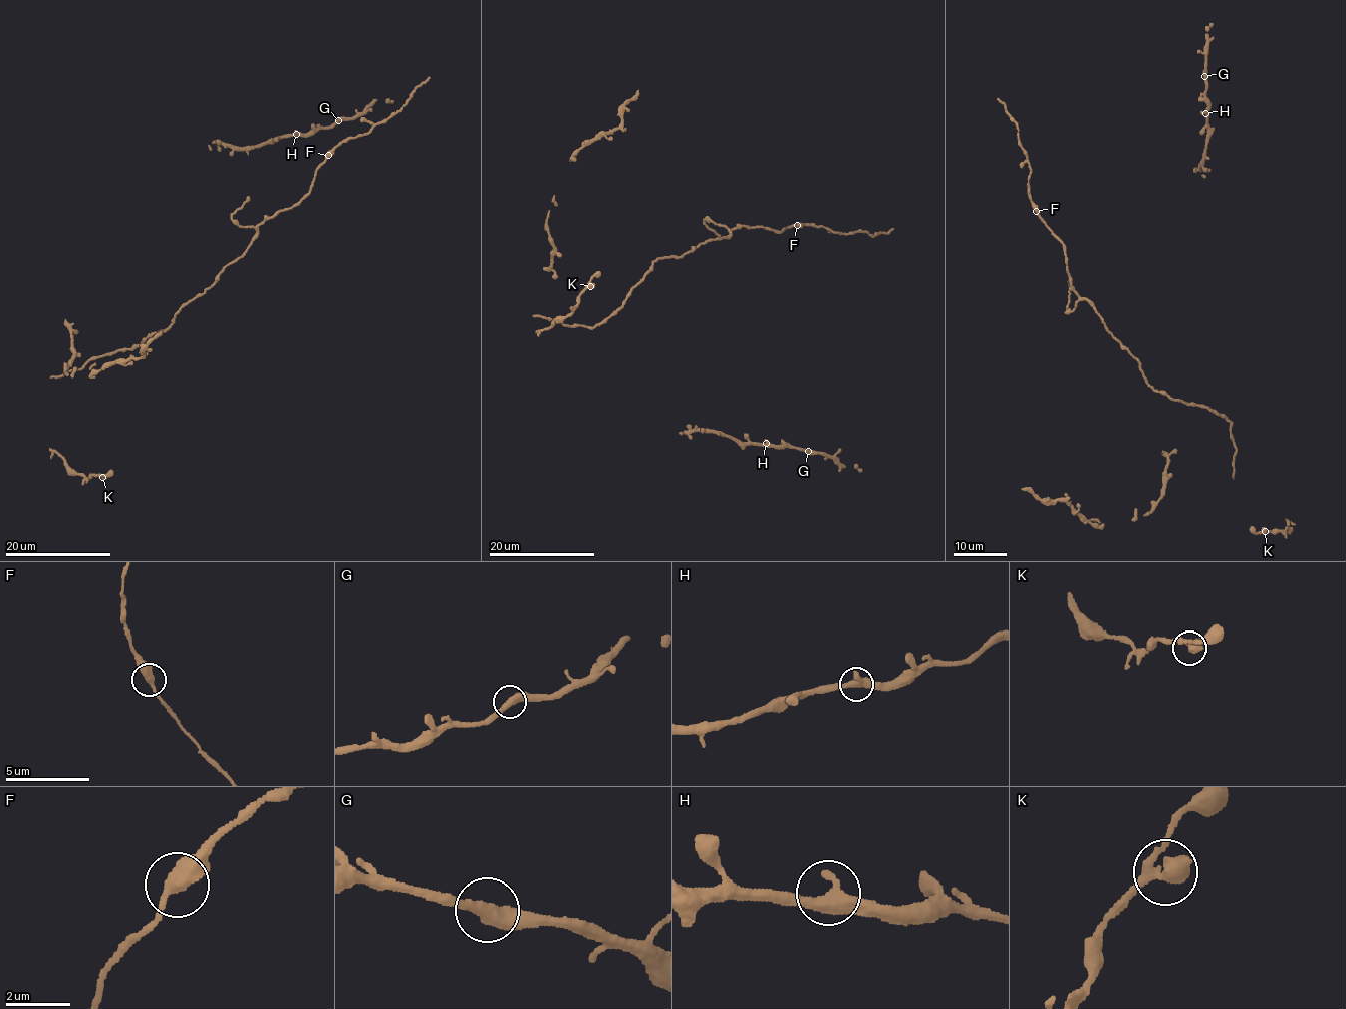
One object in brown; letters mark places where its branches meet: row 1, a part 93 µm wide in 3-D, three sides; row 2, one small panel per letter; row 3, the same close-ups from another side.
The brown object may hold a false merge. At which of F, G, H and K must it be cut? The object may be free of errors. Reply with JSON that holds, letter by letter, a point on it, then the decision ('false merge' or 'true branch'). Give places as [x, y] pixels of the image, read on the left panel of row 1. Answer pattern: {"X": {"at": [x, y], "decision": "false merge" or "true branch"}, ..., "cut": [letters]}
{"F": {"at": [328, 155], "decision": "true branch"}, "G": {"at": [338, 120], "decision": "true branch"}, "H": {"at": [296, 134], "decision": "true branch"}, "K": {"at": [102, 477], "decision": "true branch"}, "cut": []}

